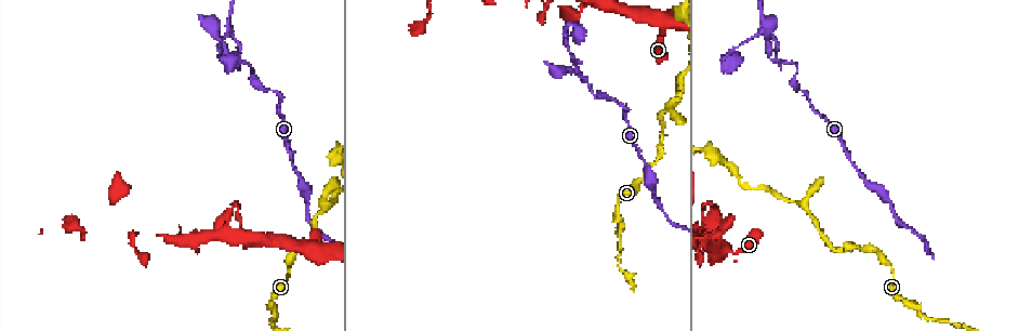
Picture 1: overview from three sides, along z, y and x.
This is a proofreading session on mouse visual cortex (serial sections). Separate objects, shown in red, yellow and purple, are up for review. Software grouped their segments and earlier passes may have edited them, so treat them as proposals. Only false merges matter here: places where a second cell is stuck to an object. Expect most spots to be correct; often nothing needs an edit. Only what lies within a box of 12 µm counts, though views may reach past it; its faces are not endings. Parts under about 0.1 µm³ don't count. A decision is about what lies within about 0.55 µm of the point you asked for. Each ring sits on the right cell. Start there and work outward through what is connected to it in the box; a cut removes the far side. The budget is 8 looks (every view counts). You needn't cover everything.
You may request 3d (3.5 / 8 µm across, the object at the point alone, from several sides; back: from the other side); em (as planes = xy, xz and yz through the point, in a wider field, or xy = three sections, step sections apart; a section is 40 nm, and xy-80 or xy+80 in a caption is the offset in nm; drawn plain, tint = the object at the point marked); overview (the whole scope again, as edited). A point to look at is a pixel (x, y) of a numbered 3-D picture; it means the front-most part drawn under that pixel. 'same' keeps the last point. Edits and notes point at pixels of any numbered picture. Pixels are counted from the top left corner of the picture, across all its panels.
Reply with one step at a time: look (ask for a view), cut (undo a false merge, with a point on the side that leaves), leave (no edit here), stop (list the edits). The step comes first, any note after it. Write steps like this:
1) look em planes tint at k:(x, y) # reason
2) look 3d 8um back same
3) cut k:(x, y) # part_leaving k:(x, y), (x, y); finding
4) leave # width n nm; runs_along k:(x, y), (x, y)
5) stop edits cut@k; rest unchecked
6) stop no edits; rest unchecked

look 3d 3.5um at 1:(624, 106) # sharp bend

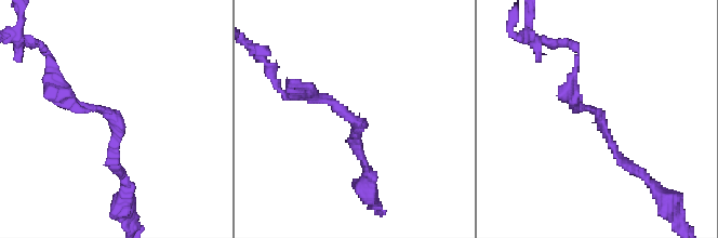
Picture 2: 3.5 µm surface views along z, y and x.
look em xy step 2 tint at 2:(599, 117) # arm_widths 150, 150 nm

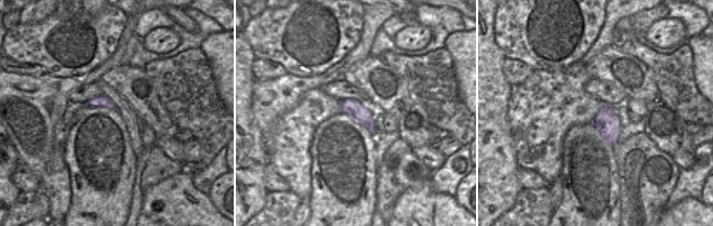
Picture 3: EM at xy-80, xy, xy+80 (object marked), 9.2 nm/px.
leave # runs_along 2:(639, 174), (570, 88); all the same cell

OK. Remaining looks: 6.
look 3d 3.5um at 1:(777, 61) # two arms in line, one across

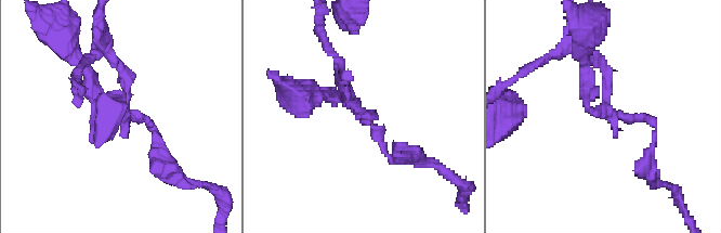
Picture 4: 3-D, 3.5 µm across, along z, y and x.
look em xy step 5 tint at 4:(366, 122) # need the tissue

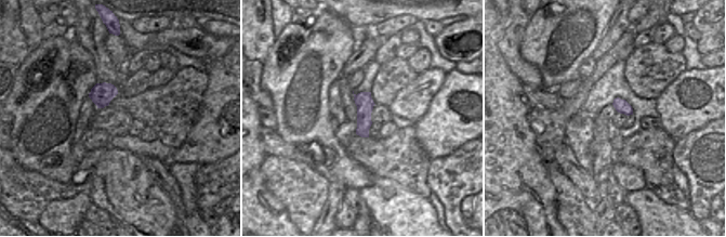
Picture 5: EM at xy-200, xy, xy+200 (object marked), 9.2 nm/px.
cut 4:(367, 116) # width 160 nm; part_leaving 4:(369, 125), (340, 77); a second cell is stuck on

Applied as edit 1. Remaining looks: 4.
look overview # redraw

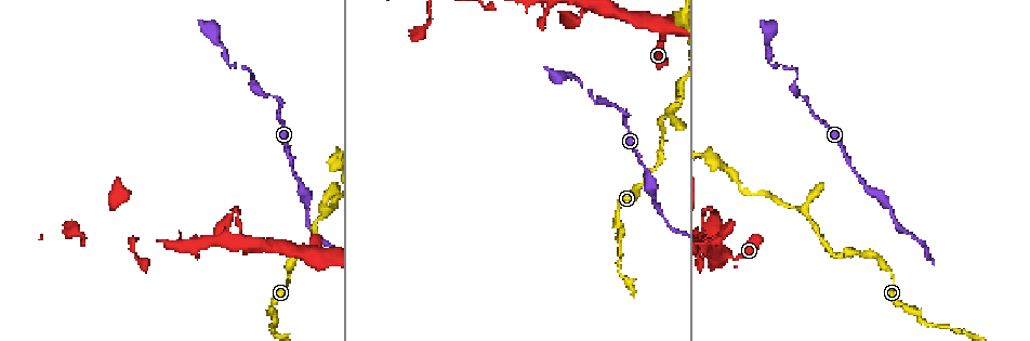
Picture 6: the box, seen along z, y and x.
look 3d 3.5um at 6:(328, 210) # abrupt turn

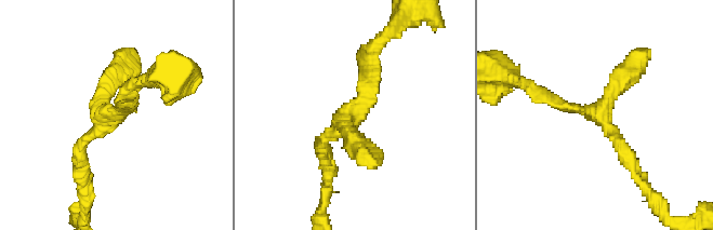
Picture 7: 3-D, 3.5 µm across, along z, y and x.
look em planes tint at 7:(108, 120)

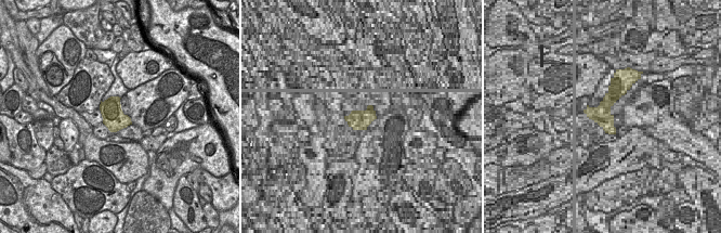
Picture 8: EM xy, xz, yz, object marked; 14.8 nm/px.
leave # width 340 nm; runs_along 7:(635, 172), (599, 114), (638, 62); one cell here

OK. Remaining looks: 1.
stop edits cut@4; rest unchecked

